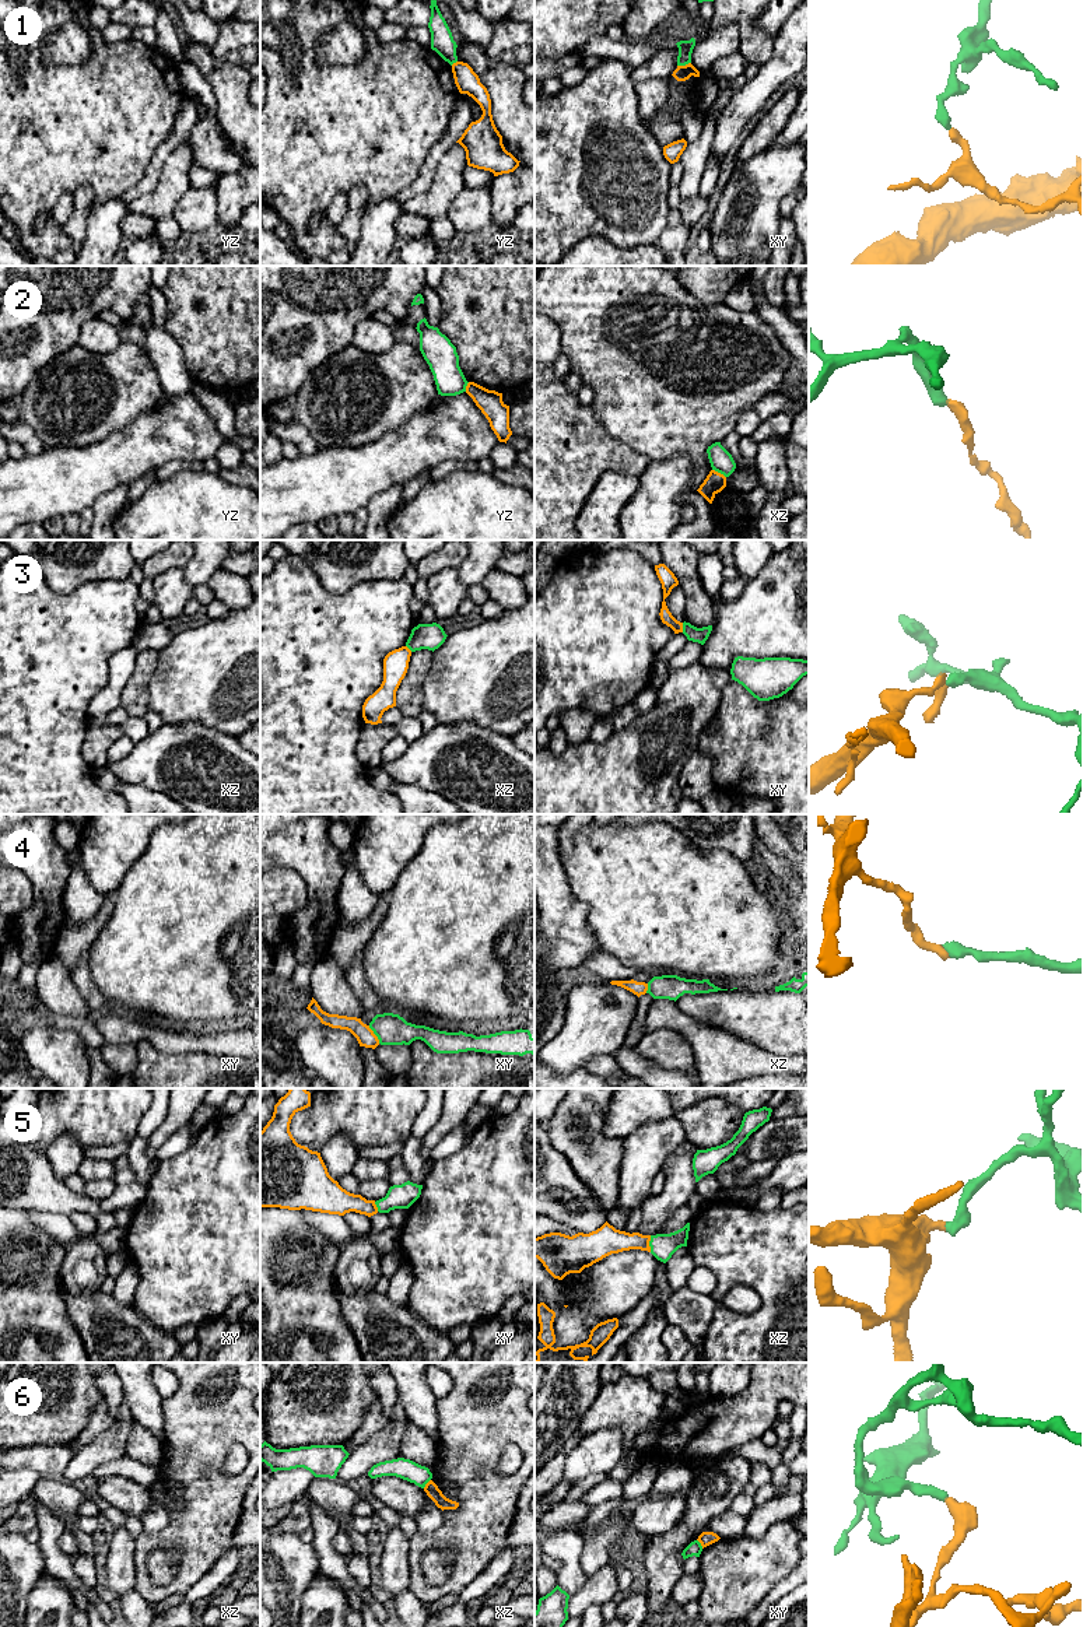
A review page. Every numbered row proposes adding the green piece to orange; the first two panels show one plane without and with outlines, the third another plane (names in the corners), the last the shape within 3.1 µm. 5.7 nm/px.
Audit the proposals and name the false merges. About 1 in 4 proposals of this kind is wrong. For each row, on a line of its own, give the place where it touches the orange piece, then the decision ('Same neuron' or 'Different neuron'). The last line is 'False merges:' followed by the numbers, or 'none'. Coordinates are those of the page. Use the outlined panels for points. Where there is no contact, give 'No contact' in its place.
1: Touches orange at xy (683, 66). Different neuron
2: Touches orange at xz (719, 473). Different neuron
3: Touches orange at xy (682, 627). Different neuron
4: Touches orange at xy (374, 1034). Different neuron
5: Touches orange at xz (648, 1244). Same neuron
6: Touches orange at xz (427, 1483). Different neuron
False merges: 1, 2, 3, 4, 6

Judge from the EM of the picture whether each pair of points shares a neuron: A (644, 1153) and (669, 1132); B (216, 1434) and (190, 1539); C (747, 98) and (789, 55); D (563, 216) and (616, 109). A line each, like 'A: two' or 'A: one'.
A: one
B: one
C: one
D: one

